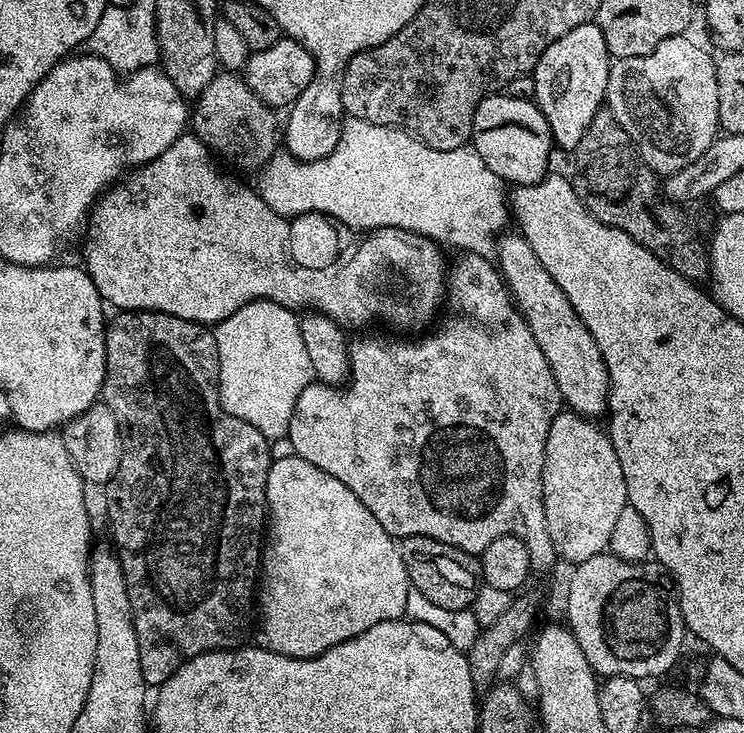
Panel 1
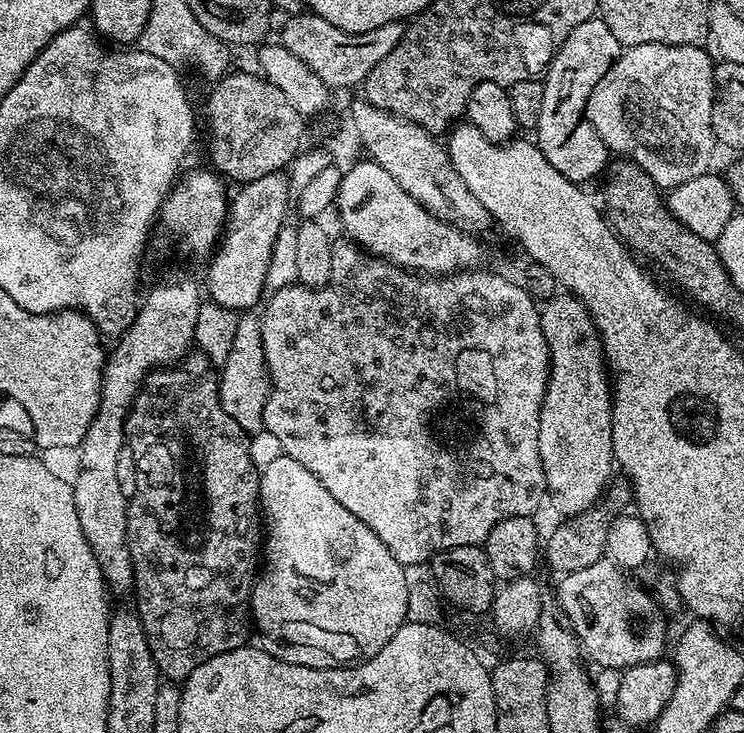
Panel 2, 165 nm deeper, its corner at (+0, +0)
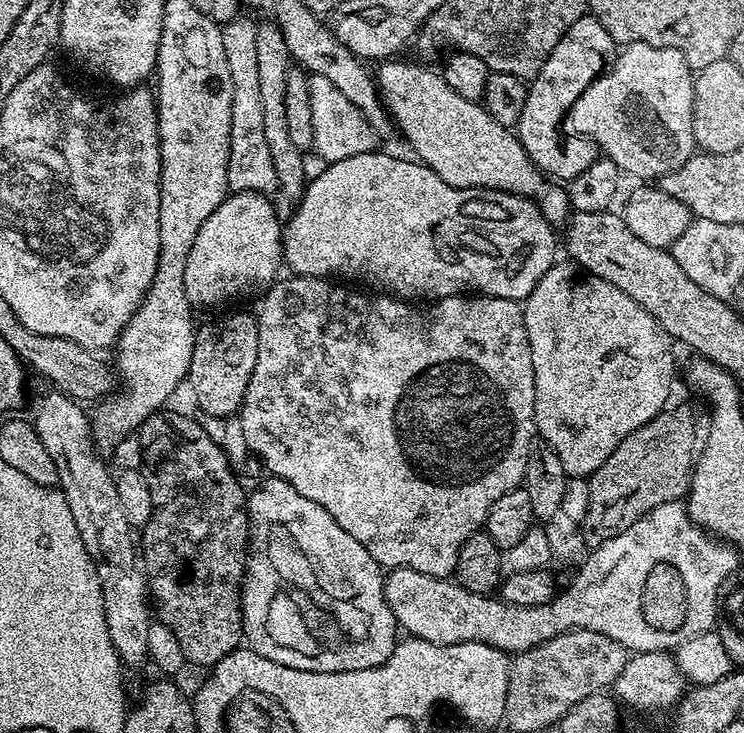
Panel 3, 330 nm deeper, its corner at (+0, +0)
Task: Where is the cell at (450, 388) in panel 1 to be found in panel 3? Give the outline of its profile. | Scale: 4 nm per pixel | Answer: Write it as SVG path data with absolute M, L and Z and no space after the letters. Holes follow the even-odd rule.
M289 275L287 279L277 279L259 297L260 309L255 309L254 312L256 325L258 326L258 362L254 362L254 374L250 374L250 382L246 386L244 401L238 413L240 422L238 436L244 439L245 446L254 455L261 456L264 459L265 473L268 476L277 476L286 482L290 482L290 486L294 486L294 490L298 490L298 494L303 494L305 498L310 498L310 502L318 502L318 506L322 506L322 510L326 510L326 514L330 514L330 518L334 518L334 522L338 522L338 526L342 526L342 530L346 530L346 534L350 534L350 538L354 538L357 542L362 542L362 546L366 546L370 558L378 561L381 569L409 568L410 570L418 570L427 576L451 577L456 571L456 559L460 553L461 546L466 542L466 538L470 538L474 533L483 529L490 514L490 506L494 506L494 502L498 502L498 498L502 498L502 494L510 494L510 490L523 485L524 475L526 474L526 462L534 447L532 436L534 440L534 437L537 435L536 420L534 419L534 366L530 358L530 342L524 329L523 307L515 300L479 294L445 296L443 300L437 300L429 303L427 306L417 306L415 303L403 298L393 298L388 294L367 296L364 292L351 292L350 289L343 288L340 285L343 283L333 282L331 279L322 276Z

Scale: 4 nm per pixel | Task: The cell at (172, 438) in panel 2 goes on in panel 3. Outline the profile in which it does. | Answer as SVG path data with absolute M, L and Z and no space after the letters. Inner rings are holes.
M157 414L148 419L138 430L140 436L140 460L146 482L150 486L150 498L152 499L152 513L145 522L142 535L142 567L148 581L148 594L154 605L154 616L161 624L165 624L178 638L178 646L182 646L182 654L189 665L201 664L204 670L211 669L226 654L230 654L236 648L241 647L244 640L244 611L240 605L240 593L244 587L244 566L248 563L248 496L246 488L240 485L232 464L228 461L227 451L210 439L200 425L199 419L187 420L184 416L164 416Z

